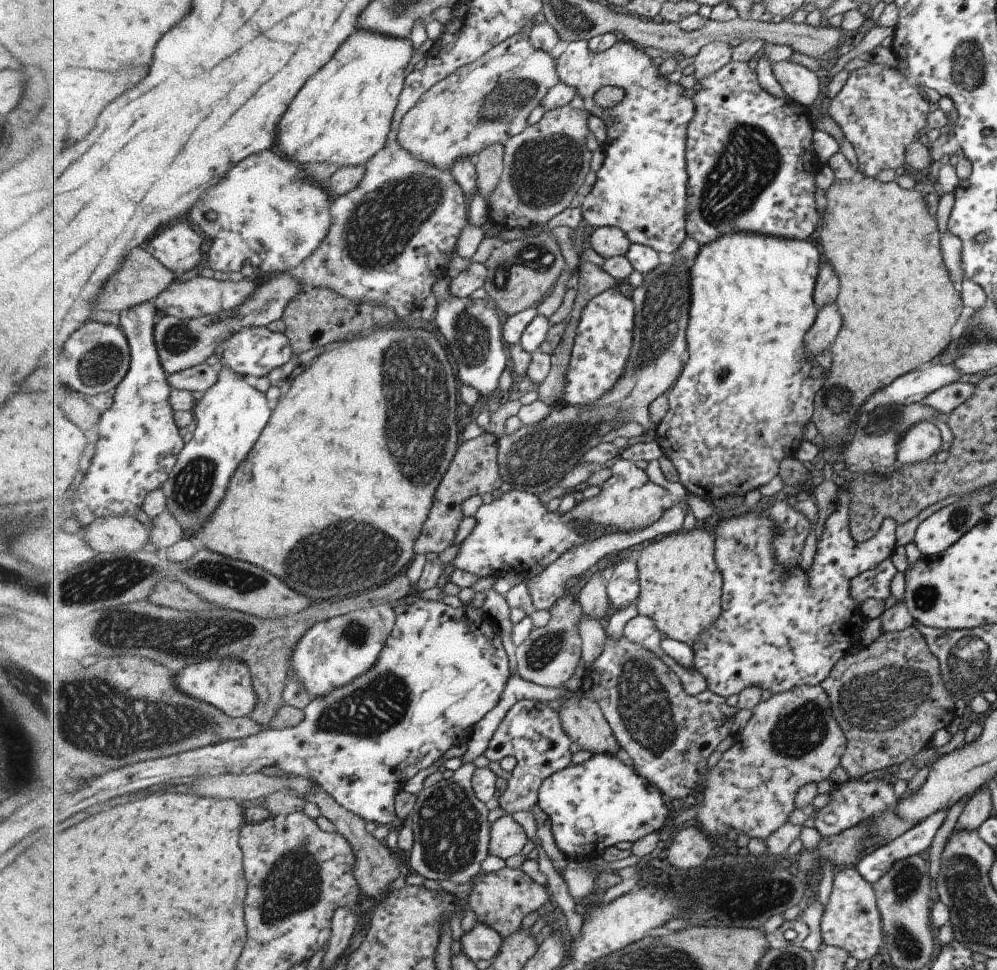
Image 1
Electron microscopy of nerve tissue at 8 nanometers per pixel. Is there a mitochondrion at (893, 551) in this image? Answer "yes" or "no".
no

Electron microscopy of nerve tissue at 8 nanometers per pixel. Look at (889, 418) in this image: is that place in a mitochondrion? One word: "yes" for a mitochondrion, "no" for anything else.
yes

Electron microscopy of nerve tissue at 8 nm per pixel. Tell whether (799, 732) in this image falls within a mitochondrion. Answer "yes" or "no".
yes

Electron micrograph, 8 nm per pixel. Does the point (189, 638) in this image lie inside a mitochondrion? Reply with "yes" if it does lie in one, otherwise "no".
yes

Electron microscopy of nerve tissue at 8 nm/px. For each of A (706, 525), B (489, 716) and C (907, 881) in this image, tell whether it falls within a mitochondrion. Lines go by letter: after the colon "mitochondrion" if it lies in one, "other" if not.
A: other
B: other
C: mitochondrion

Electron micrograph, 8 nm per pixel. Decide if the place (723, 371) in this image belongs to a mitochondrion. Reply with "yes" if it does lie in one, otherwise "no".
yes

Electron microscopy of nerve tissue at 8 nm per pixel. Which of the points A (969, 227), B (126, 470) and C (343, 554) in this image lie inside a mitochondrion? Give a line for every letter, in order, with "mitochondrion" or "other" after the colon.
A: other
B: other
C: mitochondrion

